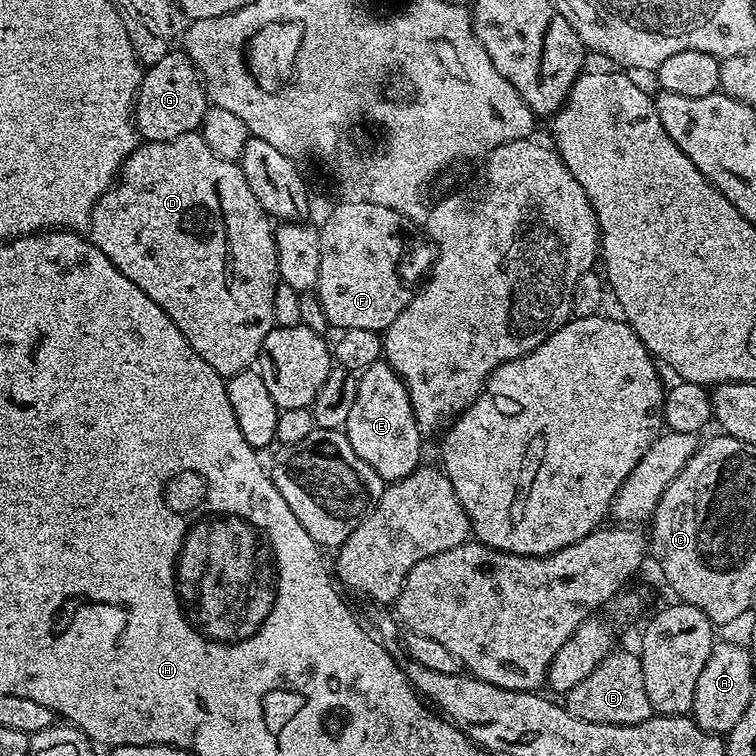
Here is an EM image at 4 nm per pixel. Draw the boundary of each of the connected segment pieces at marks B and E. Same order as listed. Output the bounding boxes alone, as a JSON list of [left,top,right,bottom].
[[566,651,654,724],[343,358,422,482]]

